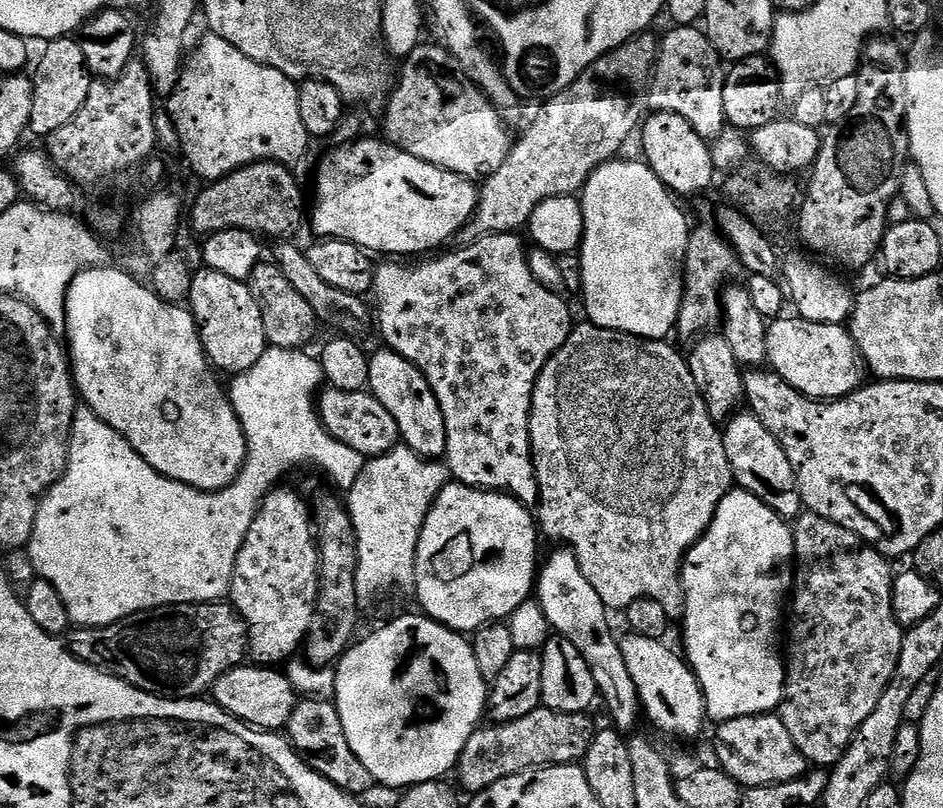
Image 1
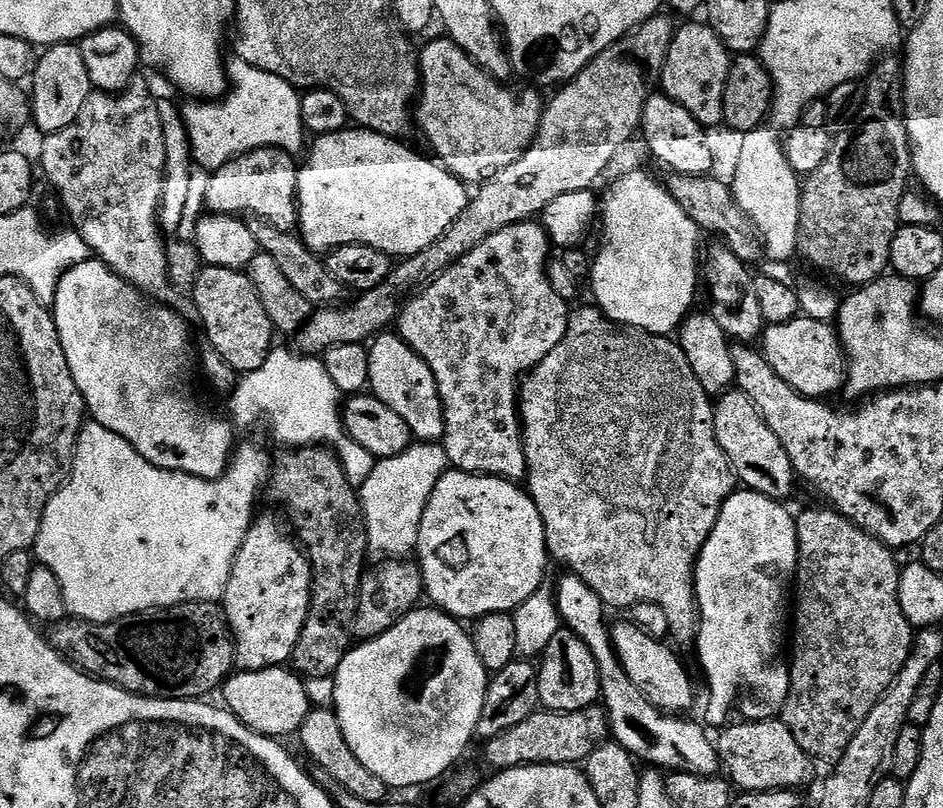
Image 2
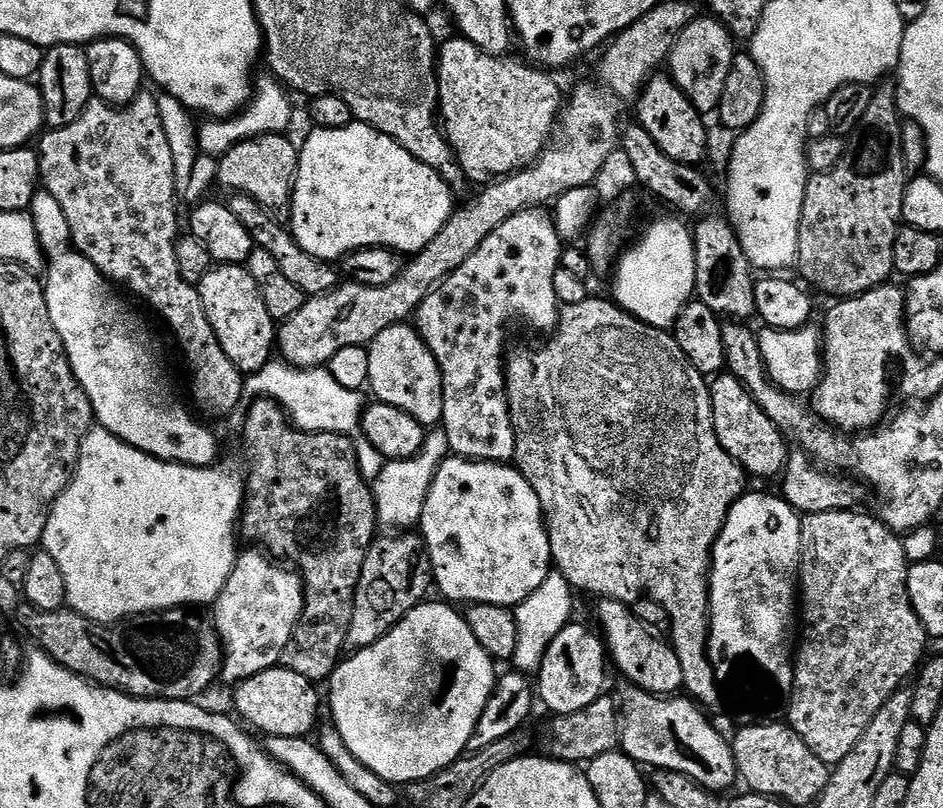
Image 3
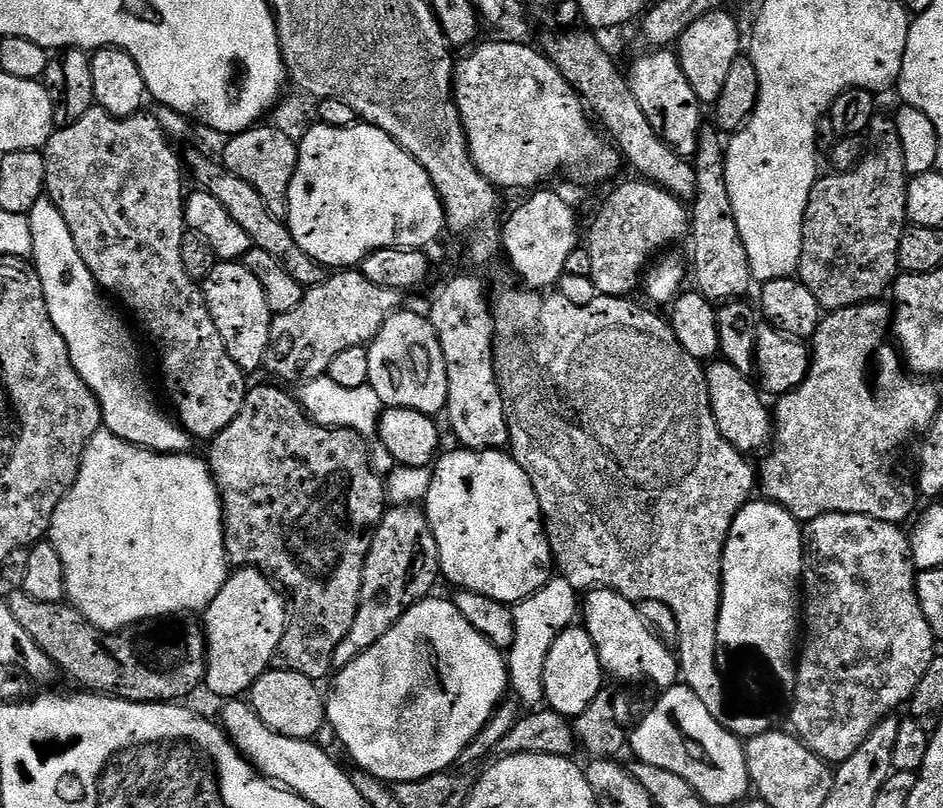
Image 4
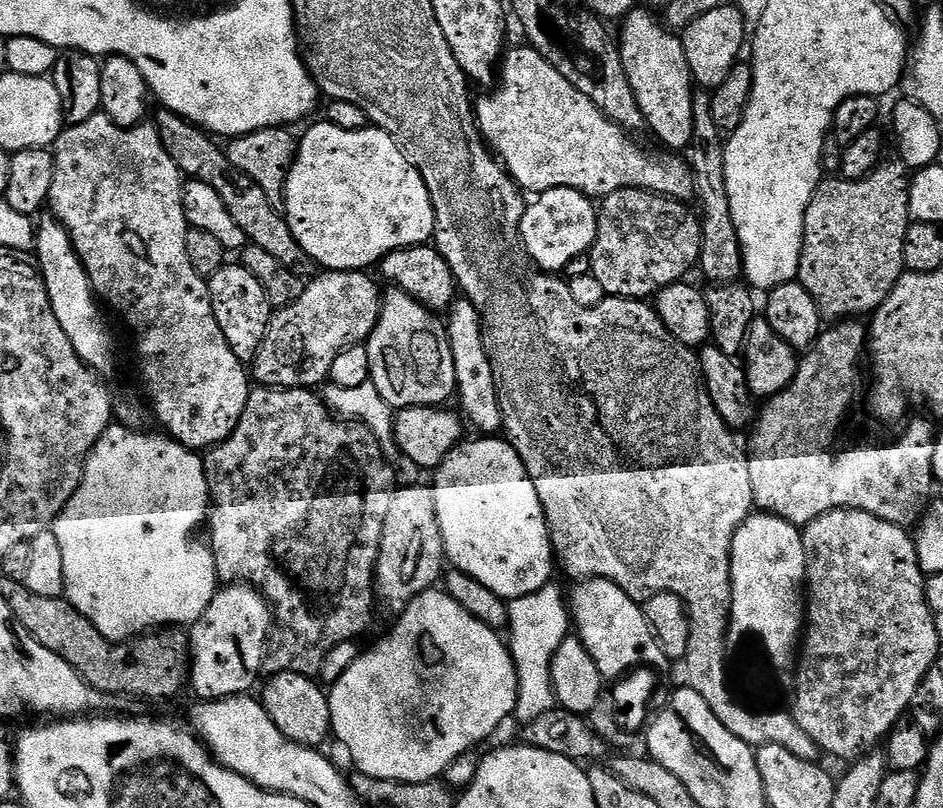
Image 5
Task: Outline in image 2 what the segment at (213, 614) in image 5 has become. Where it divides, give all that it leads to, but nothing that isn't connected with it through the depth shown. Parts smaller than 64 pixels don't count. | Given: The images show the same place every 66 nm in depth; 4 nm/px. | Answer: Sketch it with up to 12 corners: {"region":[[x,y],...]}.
{"region":[[257,515],[222,601],[236,668],[291,661],[312,563]]}

